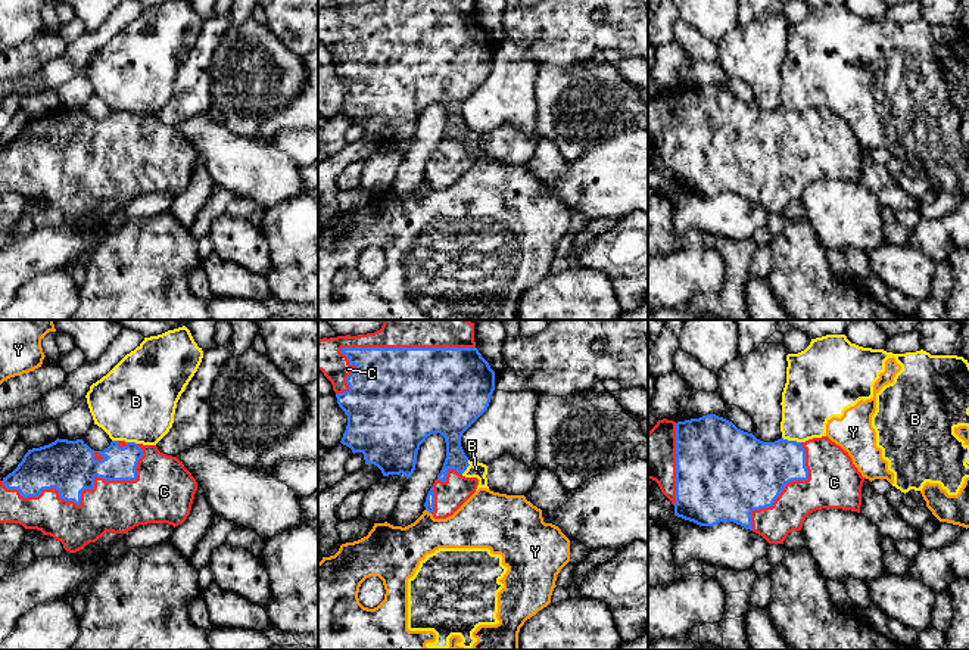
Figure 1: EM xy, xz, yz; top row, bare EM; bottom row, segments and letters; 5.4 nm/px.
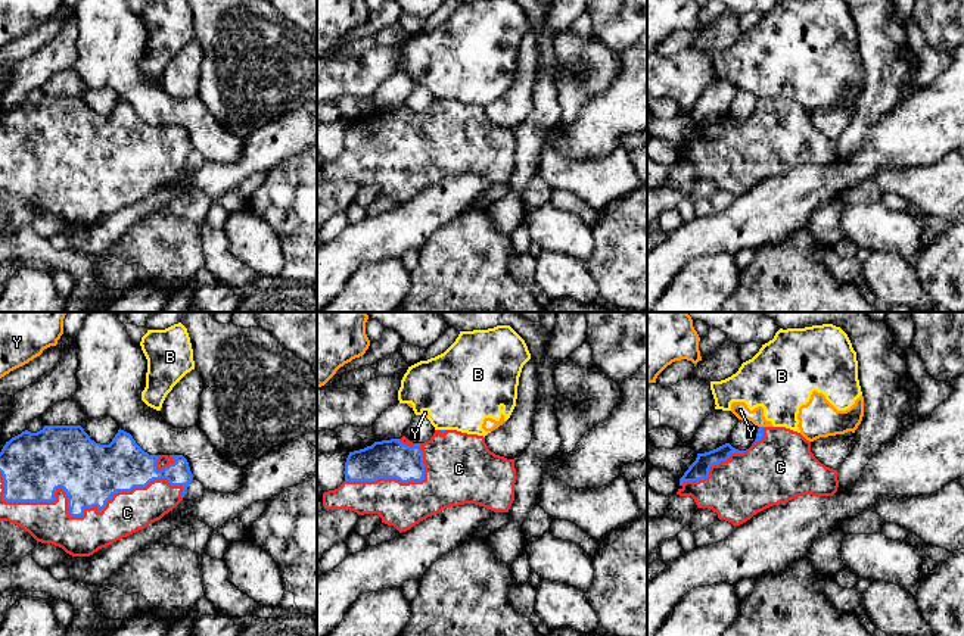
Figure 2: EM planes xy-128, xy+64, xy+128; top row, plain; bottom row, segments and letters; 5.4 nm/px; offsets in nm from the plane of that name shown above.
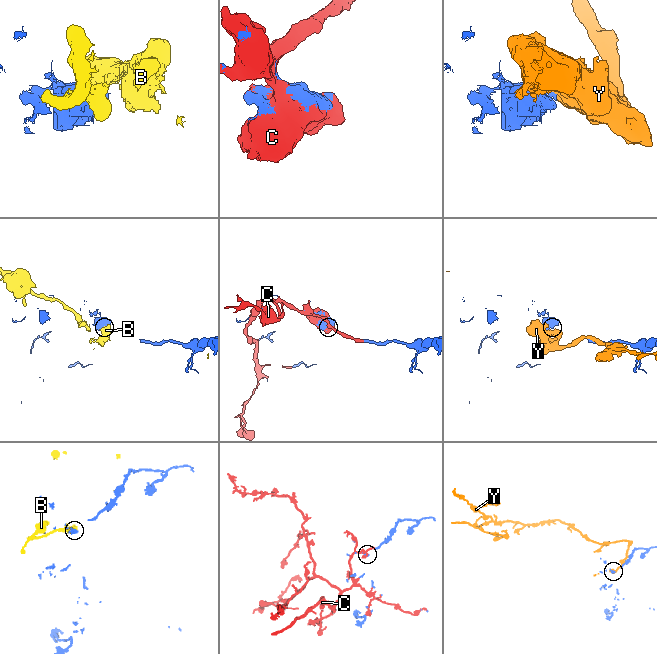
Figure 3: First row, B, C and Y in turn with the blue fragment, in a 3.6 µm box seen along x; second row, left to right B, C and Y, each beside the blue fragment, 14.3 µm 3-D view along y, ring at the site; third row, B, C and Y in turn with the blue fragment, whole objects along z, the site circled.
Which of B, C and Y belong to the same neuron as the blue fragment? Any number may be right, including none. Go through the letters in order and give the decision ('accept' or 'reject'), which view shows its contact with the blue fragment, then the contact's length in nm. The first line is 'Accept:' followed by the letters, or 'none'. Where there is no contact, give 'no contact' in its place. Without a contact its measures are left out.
Accept: C
B: reject | yz | 120 nm
C: accept | xy | 800 nm
Y: reject | xz | 40 nm

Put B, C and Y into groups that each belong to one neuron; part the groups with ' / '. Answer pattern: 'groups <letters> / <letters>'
groups B Y / C

